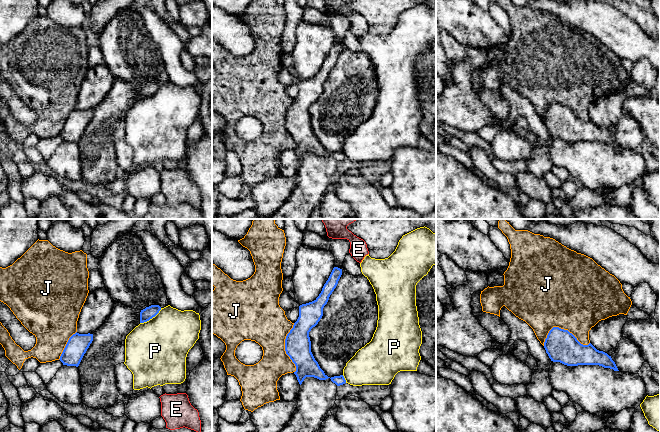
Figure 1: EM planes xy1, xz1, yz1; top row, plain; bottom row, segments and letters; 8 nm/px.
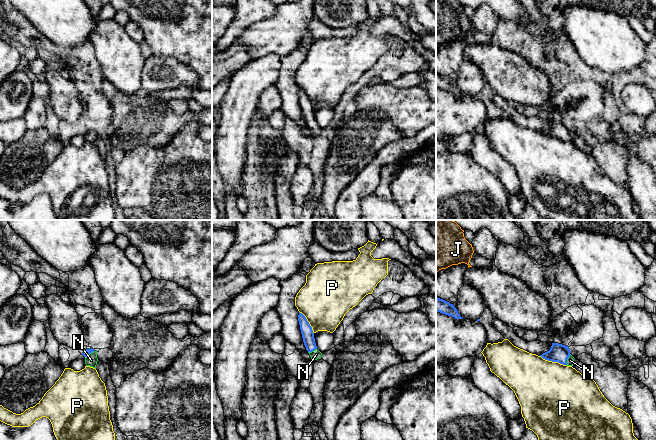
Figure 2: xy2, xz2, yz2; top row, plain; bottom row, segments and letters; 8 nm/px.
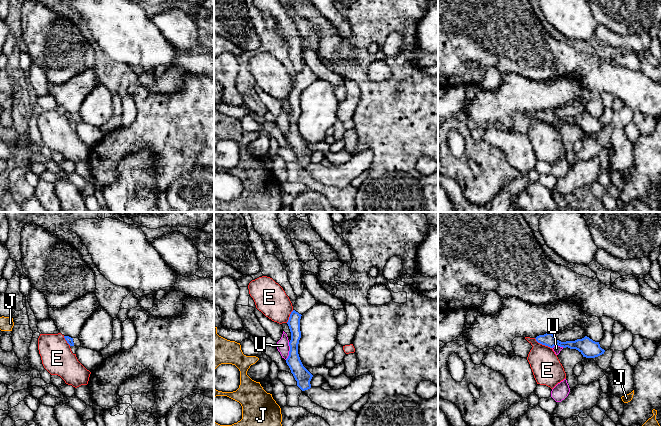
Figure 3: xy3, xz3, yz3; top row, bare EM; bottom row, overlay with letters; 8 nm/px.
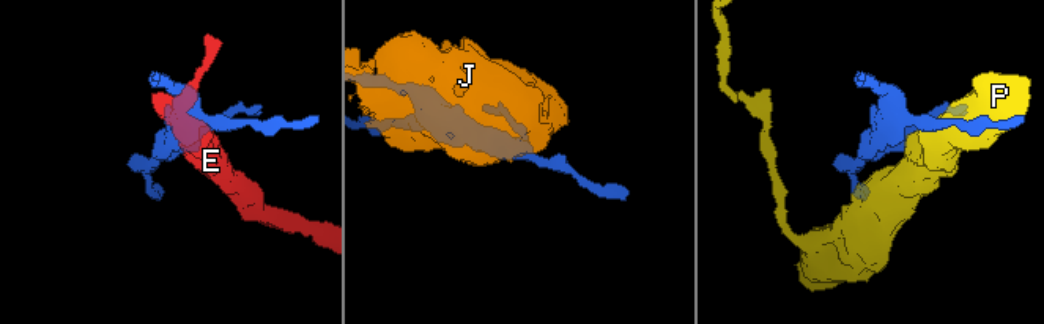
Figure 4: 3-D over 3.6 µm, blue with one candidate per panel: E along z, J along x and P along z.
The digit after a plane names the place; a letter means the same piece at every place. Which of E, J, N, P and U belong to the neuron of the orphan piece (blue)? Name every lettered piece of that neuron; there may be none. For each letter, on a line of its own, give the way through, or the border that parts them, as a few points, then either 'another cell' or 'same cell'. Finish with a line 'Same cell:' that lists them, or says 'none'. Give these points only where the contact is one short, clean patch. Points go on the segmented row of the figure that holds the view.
E: along yz3 (534, 338), (551, 348) | another cell
J: another cell
N: across yz2 (559, 353), (567, 358), (570, 360) | same cell
P: another cell
U: another cell
Same cell: N

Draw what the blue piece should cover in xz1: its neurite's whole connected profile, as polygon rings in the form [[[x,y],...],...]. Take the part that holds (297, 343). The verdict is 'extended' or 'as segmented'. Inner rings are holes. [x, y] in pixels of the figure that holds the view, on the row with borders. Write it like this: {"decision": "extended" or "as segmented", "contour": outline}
{"decision": "as segmented", "contour": [[[334,267],[319,296],[312,302],[299,306],[299,317],[285,339],[285,351],[296,366],[294,374],[299,384],[306,377],[326,380],[328,377],[320,368],[311,352],[309,332],[323,316],[323,308],[336,288],[342,269]]]}

